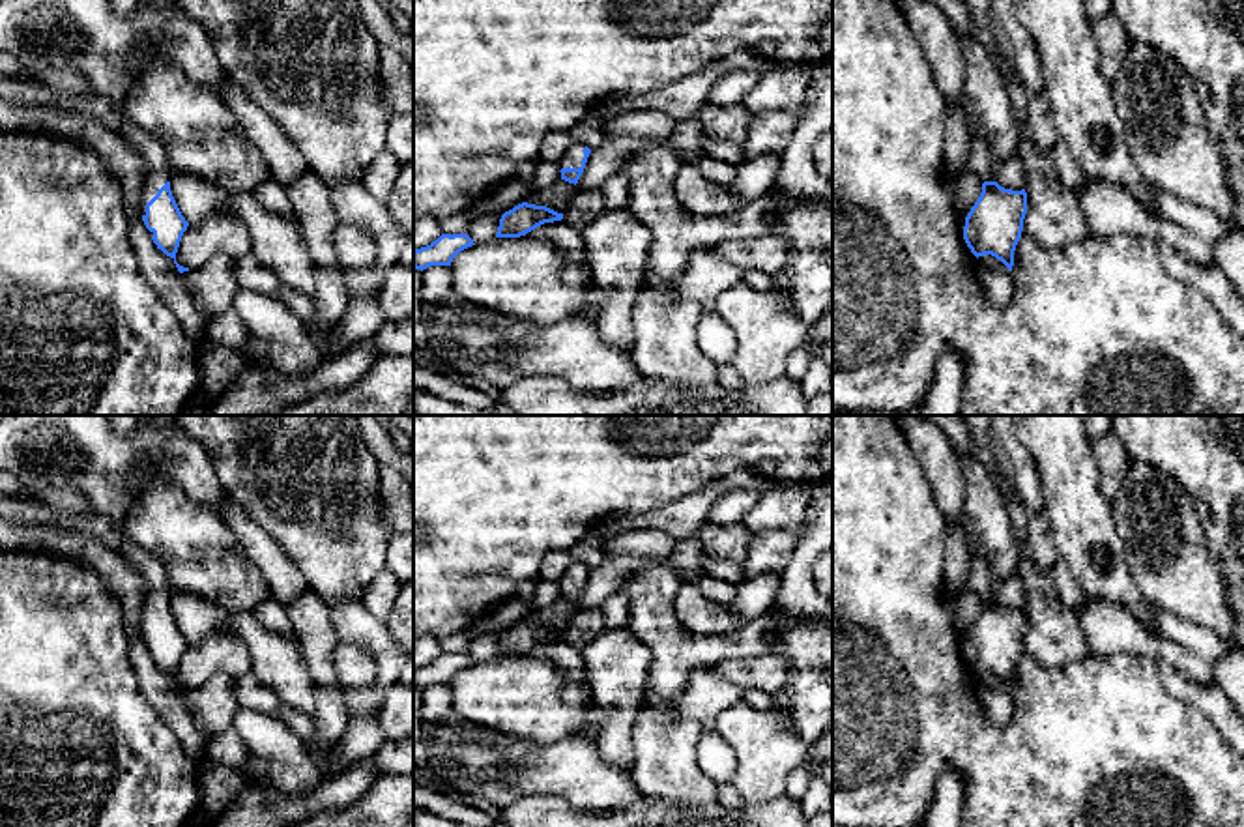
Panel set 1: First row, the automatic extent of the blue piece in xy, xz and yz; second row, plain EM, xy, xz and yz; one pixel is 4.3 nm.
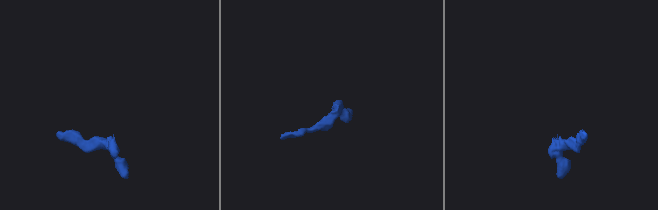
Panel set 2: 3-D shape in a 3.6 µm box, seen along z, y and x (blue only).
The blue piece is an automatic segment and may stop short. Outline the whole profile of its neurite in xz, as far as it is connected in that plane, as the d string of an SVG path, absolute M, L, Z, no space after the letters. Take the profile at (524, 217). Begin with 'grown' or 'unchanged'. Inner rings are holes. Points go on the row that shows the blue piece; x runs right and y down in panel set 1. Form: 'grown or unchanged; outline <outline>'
unchanged; outline M522 202L501 215L496 238L520 238L544 223L561 219L563 213L557 213L546 206Z

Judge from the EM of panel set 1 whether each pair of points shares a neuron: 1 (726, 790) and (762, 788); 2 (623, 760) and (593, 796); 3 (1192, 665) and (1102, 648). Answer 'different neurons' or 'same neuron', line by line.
1: different neurons
2: different neurons
3: same neuron

